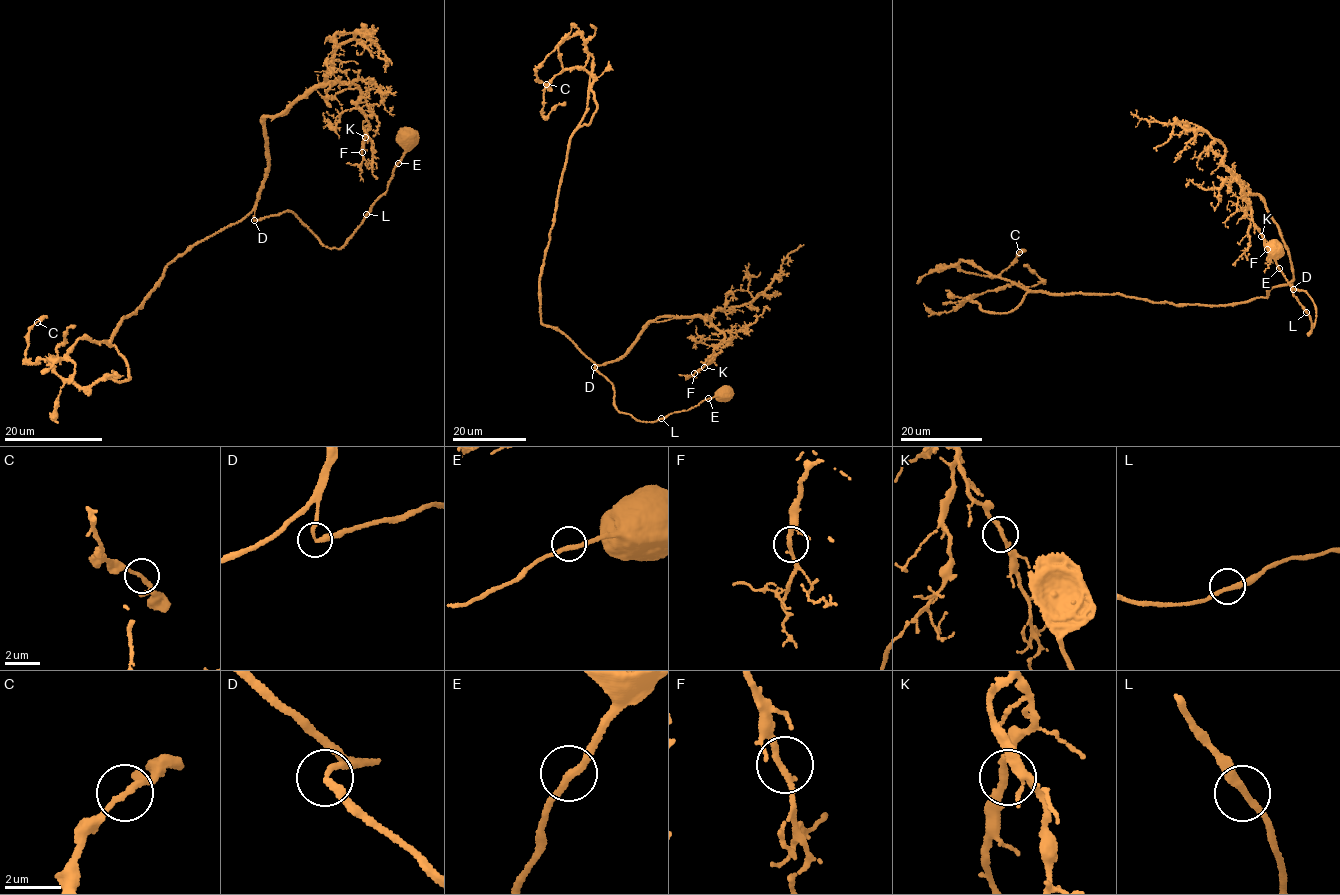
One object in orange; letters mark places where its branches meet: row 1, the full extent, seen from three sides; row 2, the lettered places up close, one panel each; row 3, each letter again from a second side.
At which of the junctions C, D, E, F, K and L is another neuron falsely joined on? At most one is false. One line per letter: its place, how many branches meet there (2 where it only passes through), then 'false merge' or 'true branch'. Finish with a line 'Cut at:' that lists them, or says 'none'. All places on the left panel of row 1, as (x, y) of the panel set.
C: at (37, 322); 2 branches meet; true branch
D: at (254, 220); 2 branches meet; true branch
E: at (398, 163); 2 branches meet; true branch
F: at (362, 152); 2 branches meet; true branch
K: at (365, 137); 2 branches meet; true branch
L: at (366, 214); 2 branches meet; true branch
Cut at: none

